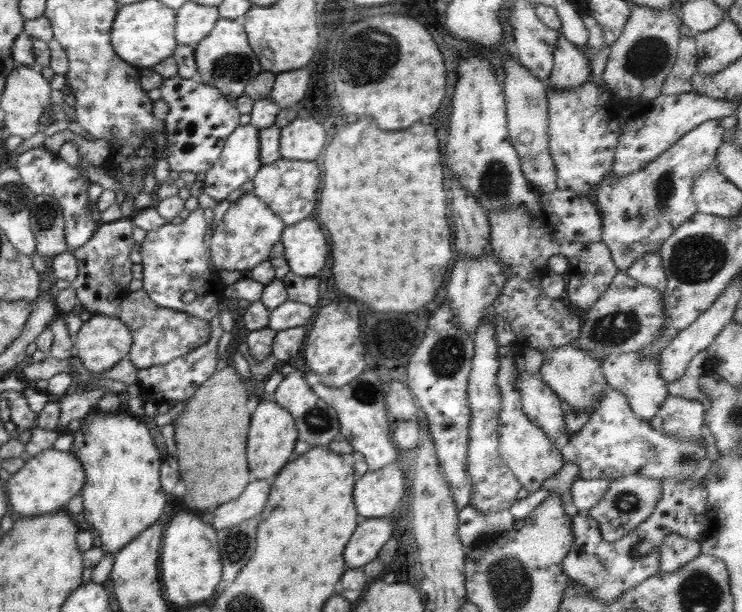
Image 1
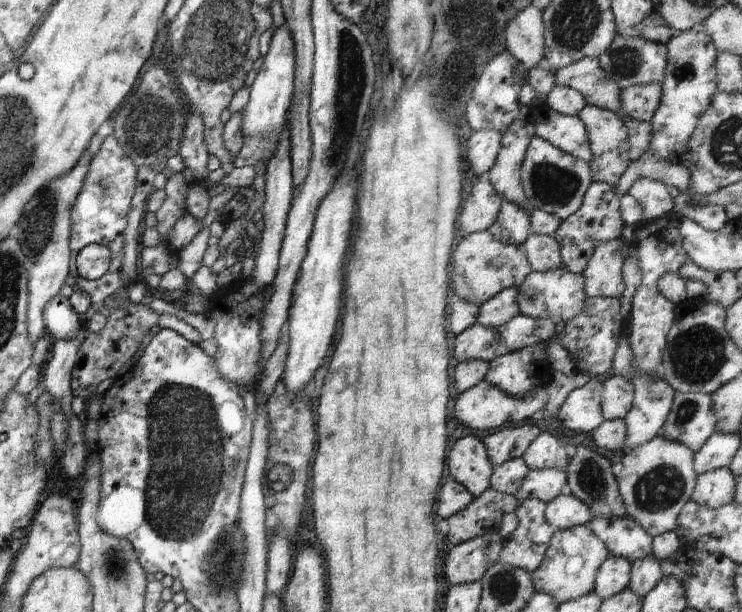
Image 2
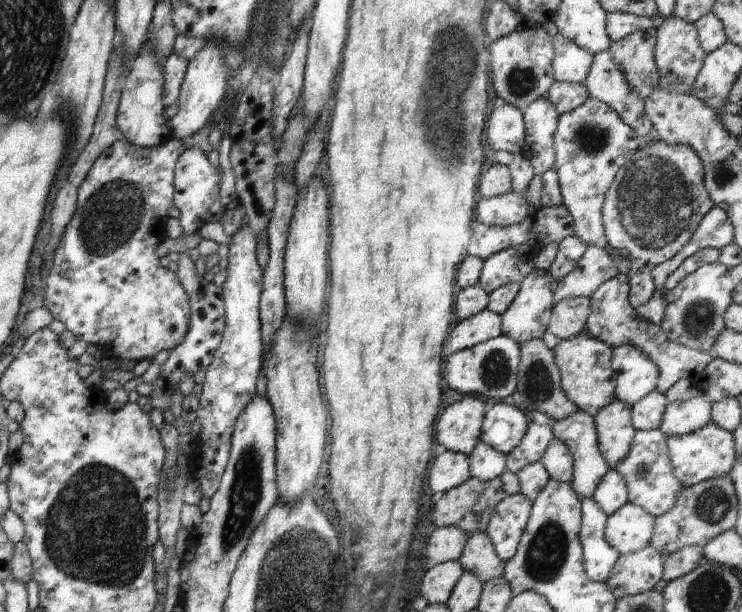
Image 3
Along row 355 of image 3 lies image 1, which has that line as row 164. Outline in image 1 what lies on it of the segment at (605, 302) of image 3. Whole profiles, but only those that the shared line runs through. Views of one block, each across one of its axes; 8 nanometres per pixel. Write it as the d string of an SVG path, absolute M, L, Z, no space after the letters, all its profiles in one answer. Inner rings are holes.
M720 119L704 121L697 128L688 131L666 151L660 153L656 159L640 167L624 177L608 177L602 179L594 190L593 201L601 212L603 232L601 242L610 249L612 261L620 271L626 271L636 259L644 253L656 253L676 228L686 219L698 212L694 198L692 198L692 179L698 171L708 168L716 158L716 151L722 144L726 130L720 125Z

